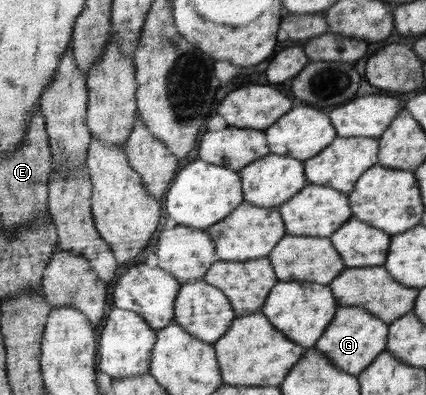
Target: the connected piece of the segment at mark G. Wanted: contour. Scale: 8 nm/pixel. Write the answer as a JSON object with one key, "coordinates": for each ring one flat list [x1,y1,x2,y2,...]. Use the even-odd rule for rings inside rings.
{"coordinates":[[341,307,315,347,326,353,337,367,358,376,386,351,389,335,390,325,378,319,374,314,371,315,359,307]]}

